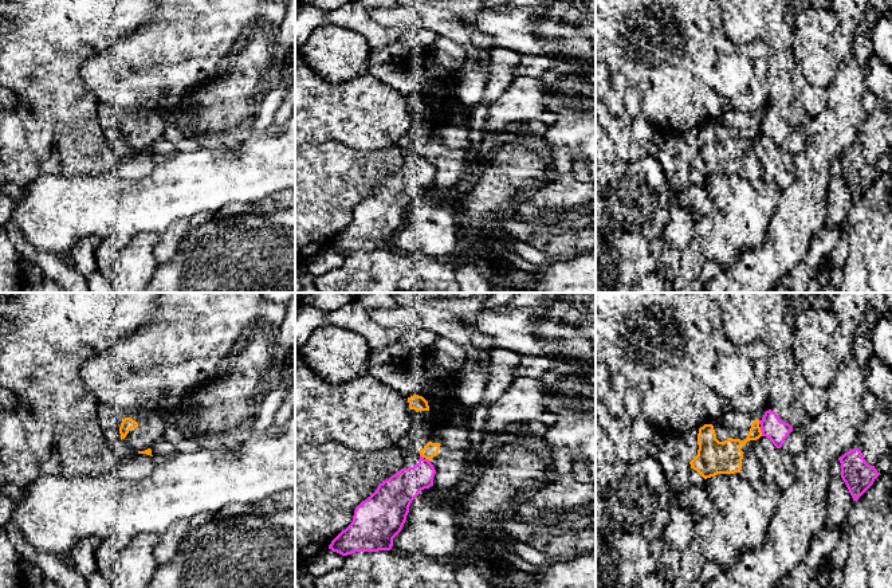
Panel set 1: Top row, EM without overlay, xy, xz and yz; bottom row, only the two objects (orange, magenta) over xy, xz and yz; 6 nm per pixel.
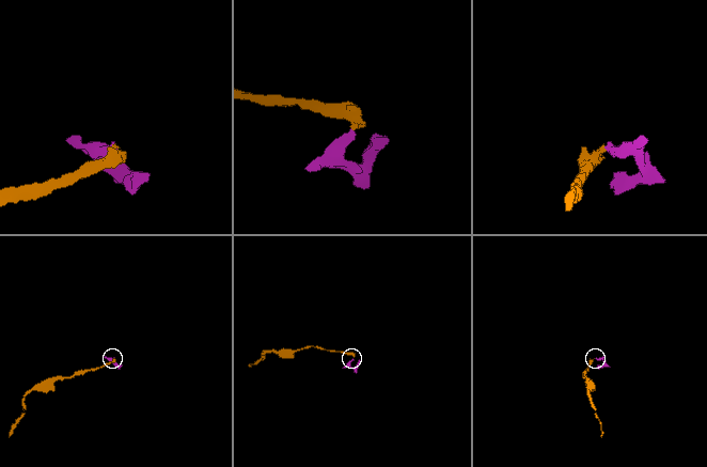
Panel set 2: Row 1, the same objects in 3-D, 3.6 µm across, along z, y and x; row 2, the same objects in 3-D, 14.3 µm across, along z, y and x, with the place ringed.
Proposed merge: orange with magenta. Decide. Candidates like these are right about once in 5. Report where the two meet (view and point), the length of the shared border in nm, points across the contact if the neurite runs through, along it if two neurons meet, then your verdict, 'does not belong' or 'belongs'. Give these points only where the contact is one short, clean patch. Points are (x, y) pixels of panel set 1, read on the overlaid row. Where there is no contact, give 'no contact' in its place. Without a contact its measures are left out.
contact yz (761, 431); length 60 nm; does not belong

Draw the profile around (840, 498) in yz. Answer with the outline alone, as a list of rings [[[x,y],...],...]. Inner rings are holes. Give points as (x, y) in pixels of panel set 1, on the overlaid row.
[[[832,478],[829,482],[829,498],[825,507],[825,525],[842,526],[846,510],[853,498],[842,478]]]

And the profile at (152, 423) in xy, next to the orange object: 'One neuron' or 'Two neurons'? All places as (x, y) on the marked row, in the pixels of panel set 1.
One neuron

